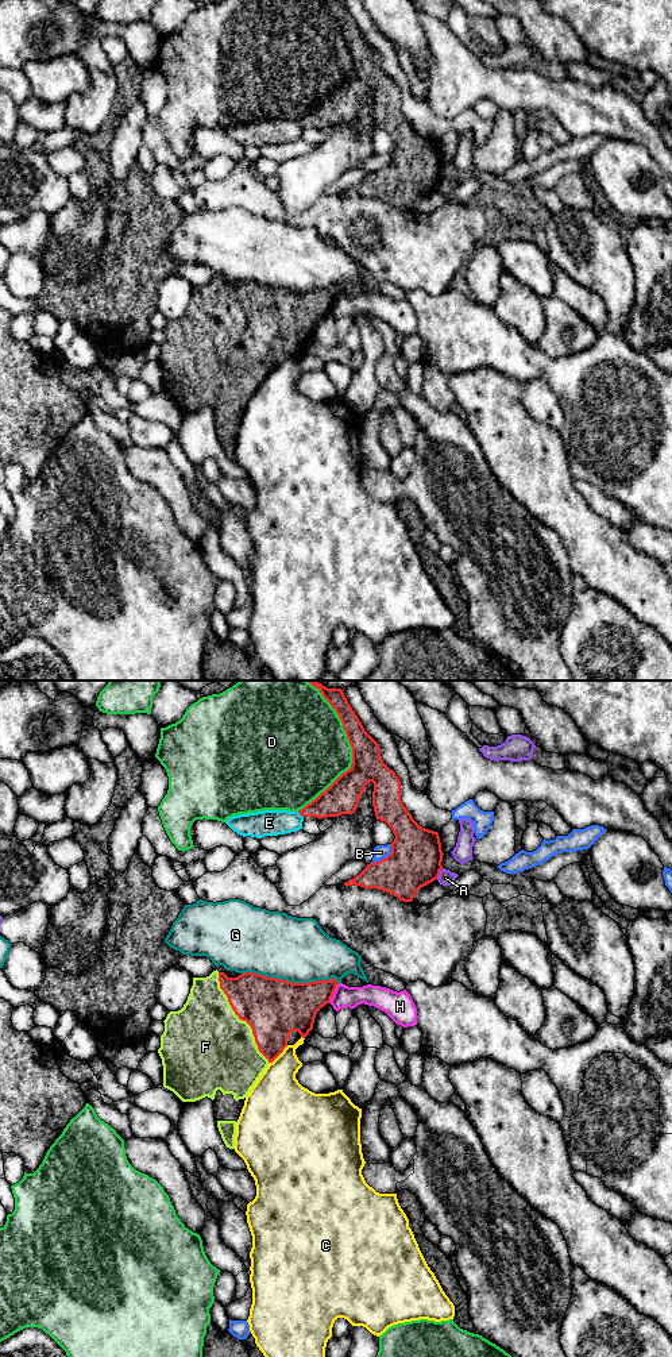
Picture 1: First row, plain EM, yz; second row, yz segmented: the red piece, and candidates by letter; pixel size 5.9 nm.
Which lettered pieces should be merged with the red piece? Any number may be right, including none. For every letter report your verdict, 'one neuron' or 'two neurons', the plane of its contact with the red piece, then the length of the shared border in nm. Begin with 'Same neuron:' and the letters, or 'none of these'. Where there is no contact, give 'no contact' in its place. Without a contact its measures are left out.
Same neuron: F
A: two neurons; contact in yz; length 80 nm
B: two neurons; contact in yz; length 170 nm
C: two neurons; contact in yz; length 160 nm
D: two neurons; contact in yz; length 800 nm
E: two neurons; contact in yz; length 50 nm
F: one neuron; contact in yz; length 600 nm
G: two neurons; contact in yz; length 600 nm
H: two neurons; contact in yz; length 130 nm

